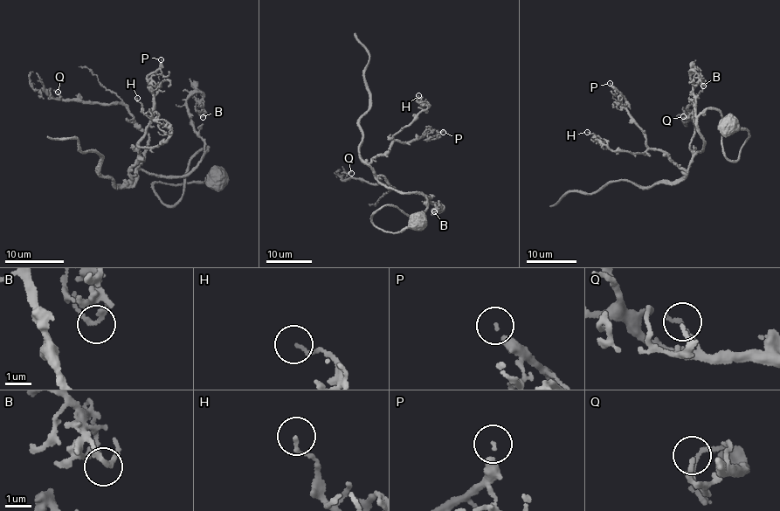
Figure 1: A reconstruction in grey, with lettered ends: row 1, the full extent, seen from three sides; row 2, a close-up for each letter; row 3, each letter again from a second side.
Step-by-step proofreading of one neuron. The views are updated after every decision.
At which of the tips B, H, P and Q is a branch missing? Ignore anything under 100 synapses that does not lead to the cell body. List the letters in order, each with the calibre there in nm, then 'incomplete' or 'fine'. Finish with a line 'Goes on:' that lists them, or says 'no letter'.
B: calibre 180 nm; fine
H: calibre 110 nm; fine
P: calibre 170 nm; fine
Q: calibre 130 nm; fine
Goes on: no letter

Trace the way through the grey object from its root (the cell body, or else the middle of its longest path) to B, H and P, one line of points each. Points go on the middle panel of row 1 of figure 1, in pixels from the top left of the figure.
B: (418, 220), (390, 233), (379, 230), (370, 217), (387, 205), (421, 215), (425, 196), (435, 203), (434, 211)
H: (418, 220), (373, 224), (426, 200), (369, 162), (426, 112), (418, 95)
P: (418, 220), (390, 233), (373, 224), (387, 205), (421, 215), (426, 200), (387, 189), (369, 162), (443, 132)

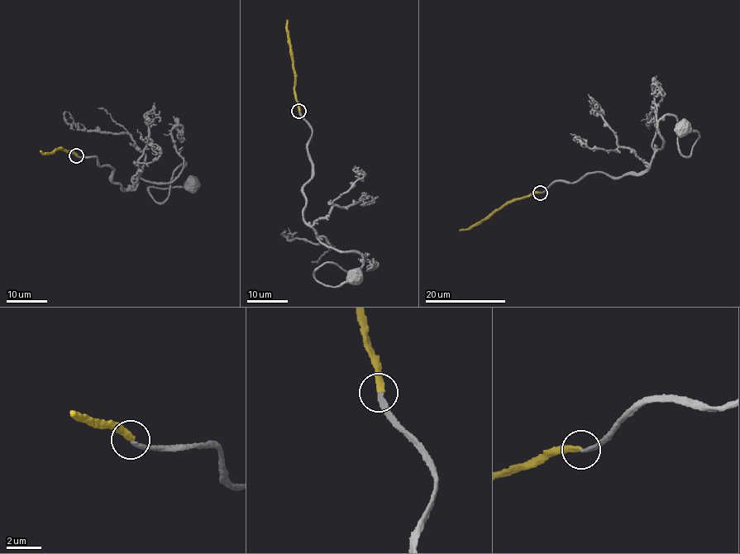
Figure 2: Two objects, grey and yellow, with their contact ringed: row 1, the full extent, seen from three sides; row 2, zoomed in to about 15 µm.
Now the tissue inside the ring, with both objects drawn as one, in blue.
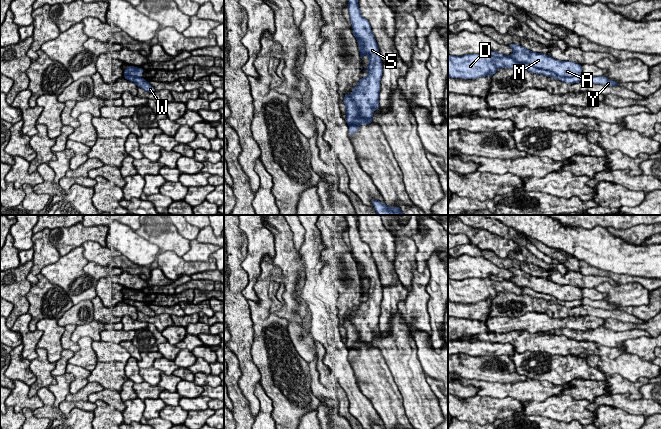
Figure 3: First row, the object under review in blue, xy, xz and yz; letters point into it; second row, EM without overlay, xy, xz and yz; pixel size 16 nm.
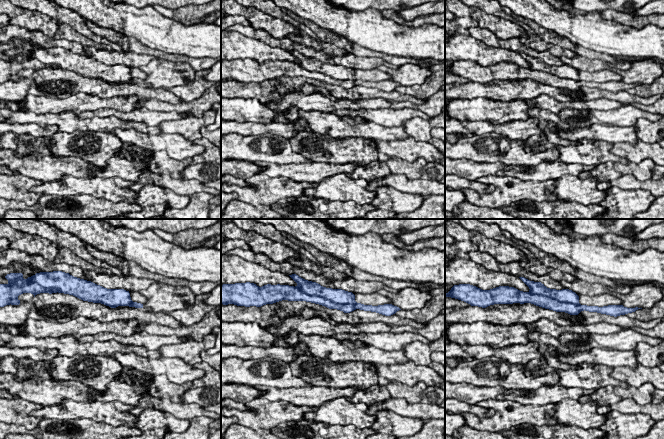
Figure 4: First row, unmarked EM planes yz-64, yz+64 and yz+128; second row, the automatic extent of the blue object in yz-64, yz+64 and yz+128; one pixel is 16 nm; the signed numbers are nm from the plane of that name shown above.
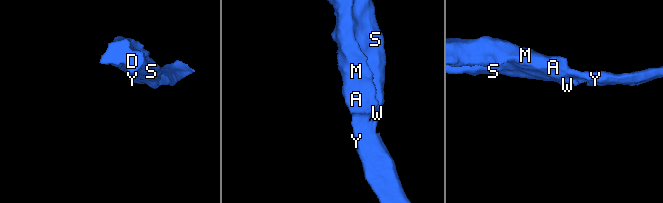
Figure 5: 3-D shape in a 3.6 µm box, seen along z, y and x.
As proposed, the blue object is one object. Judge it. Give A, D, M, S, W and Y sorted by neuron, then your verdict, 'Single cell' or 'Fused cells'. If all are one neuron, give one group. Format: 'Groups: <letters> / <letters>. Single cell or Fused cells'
Groups: A M / D S W Y. Fused cells

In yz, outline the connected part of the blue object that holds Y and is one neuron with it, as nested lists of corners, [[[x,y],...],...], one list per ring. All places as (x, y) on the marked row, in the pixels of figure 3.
[[[466,54],[460,57],[448,55],[448,77],[451,78],[476,79],[478,77],[492,76],[497,72],[498,68],[511,68],[516,71],[526,70],[553,77],[570,84],[583,80],[606,86],[619,85],[617,82],[609,80],[604,76],[594,77],[589,74],[582,74],[581,76],[561,77],[554,72],[538,69],[527,63],[522,64],[516,62],[513,58],[508,56],[498,58],[490,54]]]

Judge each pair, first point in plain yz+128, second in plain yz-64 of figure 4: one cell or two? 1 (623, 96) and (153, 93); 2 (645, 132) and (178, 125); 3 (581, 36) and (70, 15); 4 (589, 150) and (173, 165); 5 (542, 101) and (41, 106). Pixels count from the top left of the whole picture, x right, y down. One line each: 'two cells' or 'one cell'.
1: one cell
2: one cell
3: two cells
4: two cells
5: one cell

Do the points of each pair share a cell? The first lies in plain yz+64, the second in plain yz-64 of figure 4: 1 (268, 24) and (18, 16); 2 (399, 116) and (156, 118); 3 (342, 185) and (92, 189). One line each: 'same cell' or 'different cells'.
1: same cell
2: same cell
3: same cell

